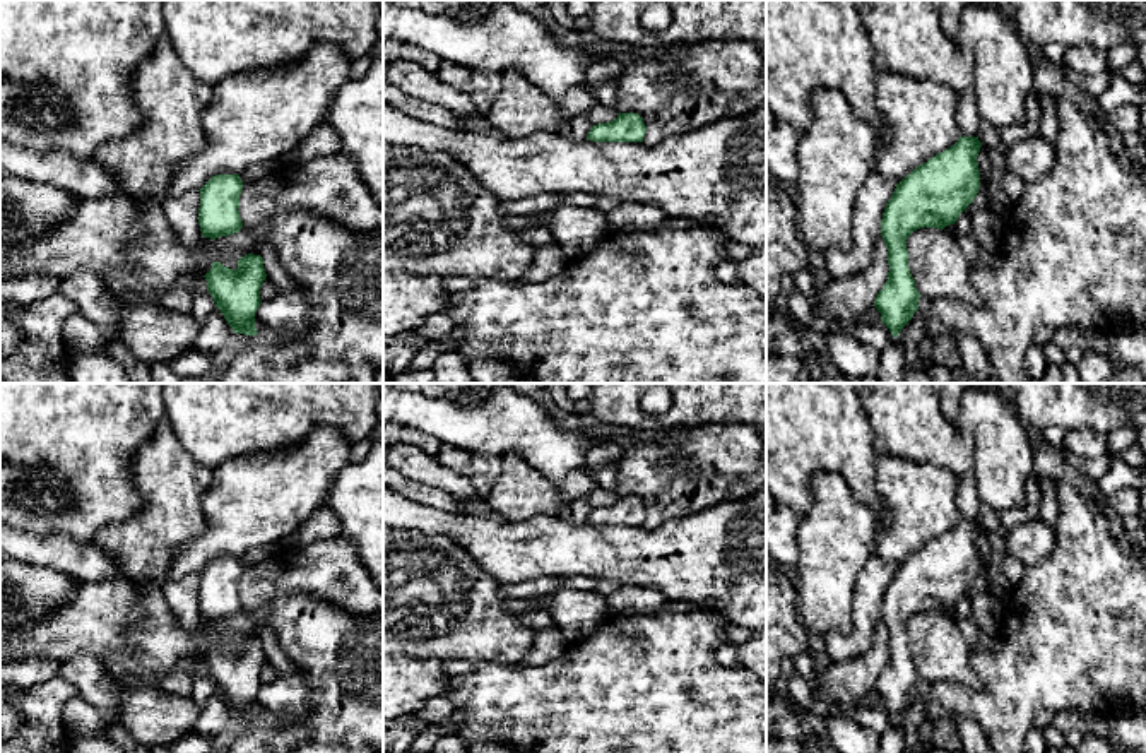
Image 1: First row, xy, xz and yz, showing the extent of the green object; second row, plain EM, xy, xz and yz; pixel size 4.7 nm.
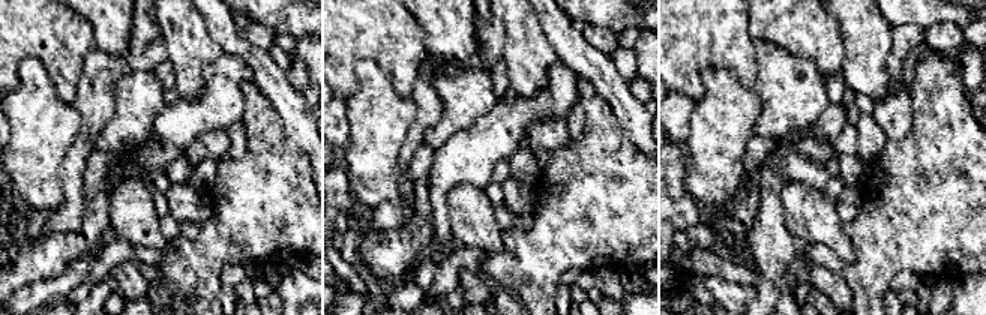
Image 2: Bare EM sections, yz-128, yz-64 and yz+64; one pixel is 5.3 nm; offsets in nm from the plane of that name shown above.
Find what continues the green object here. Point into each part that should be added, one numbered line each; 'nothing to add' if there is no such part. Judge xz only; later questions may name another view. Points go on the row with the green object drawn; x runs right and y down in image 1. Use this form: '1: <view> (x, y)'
nothing to add

